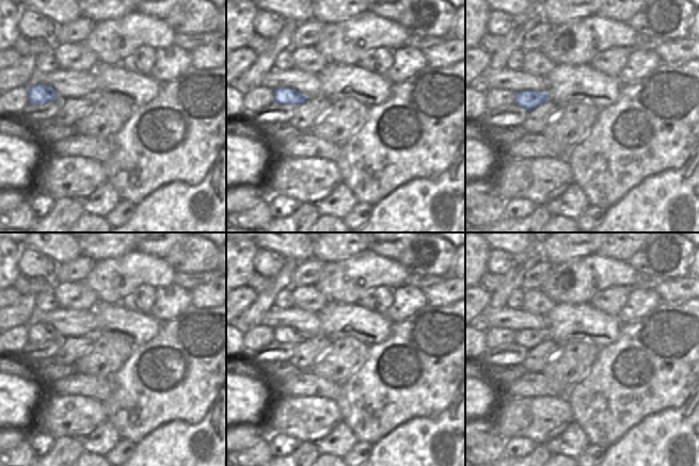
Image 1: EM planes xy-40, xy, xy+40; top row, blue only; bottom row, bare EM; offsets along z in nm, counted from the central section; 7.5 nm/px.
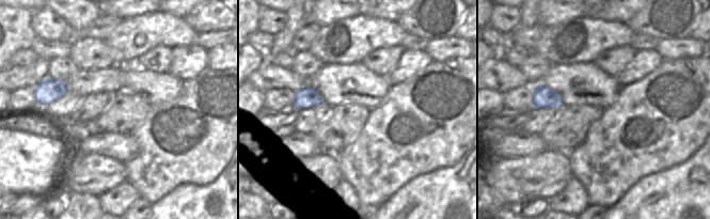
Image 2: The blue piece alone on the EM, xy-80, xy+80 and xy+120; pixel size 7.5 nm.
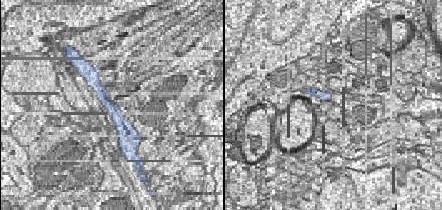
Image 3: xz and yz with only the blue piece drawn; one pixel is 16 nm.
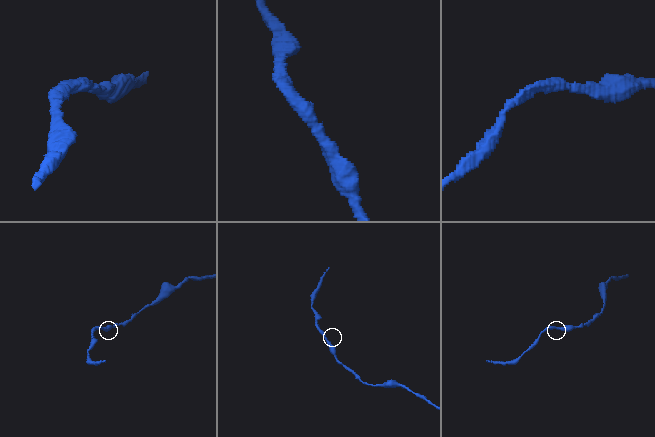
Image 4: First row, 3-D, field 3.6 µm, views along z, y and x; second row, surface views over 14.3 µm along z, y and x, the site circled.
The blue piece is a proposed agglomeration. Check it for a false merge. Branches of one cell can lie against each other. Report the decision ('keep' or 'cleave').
keep

